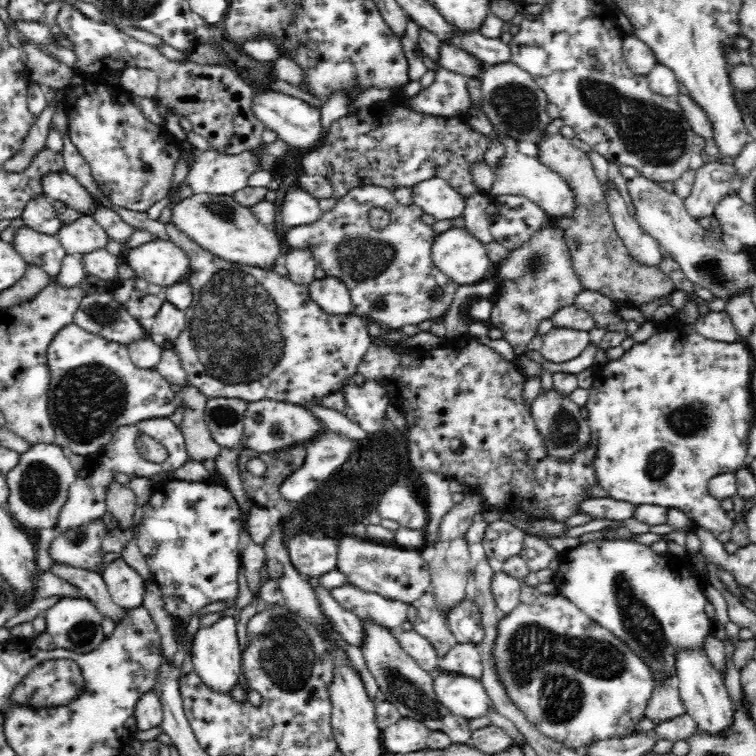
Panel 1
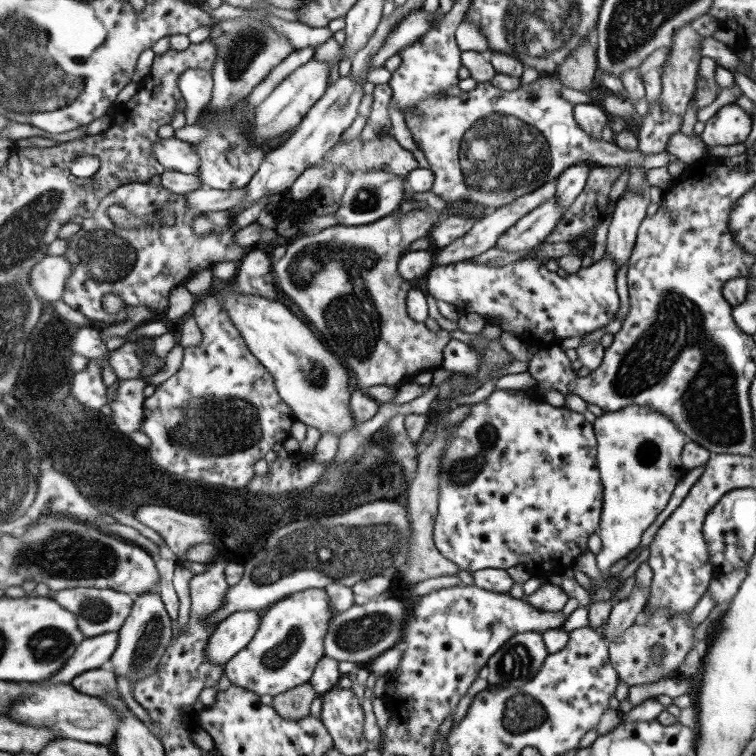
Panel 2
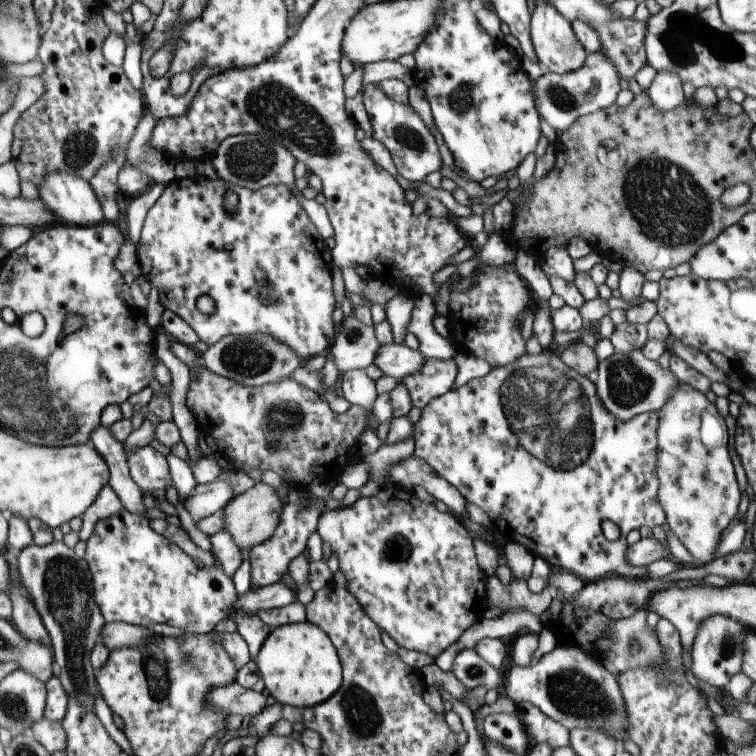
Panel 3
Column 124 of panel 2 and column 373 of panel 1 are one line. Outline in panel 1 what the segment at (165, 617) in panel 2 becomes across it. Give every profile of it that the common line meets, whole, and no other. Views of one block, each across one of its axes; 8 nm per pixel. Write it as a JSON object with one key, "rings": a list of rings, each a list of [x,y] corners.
{"rings":[[[364,619],[365,630],[364,642],[361,644],[361,651],[368,670],[372,673],[379,692],[384,700],[395,704],[402,717],[413,718],[424,723],[431,731],[441,730],[448,734],[454,743],[470,743],[471,732],[468,727],[468,720],[456,716],[450,712],[438,699],[433,689],[434,680],[432,673],[424,671],[418,662],[414,660],[398,643],[394,632],[386,627],[374,623],[372,619]]]}

